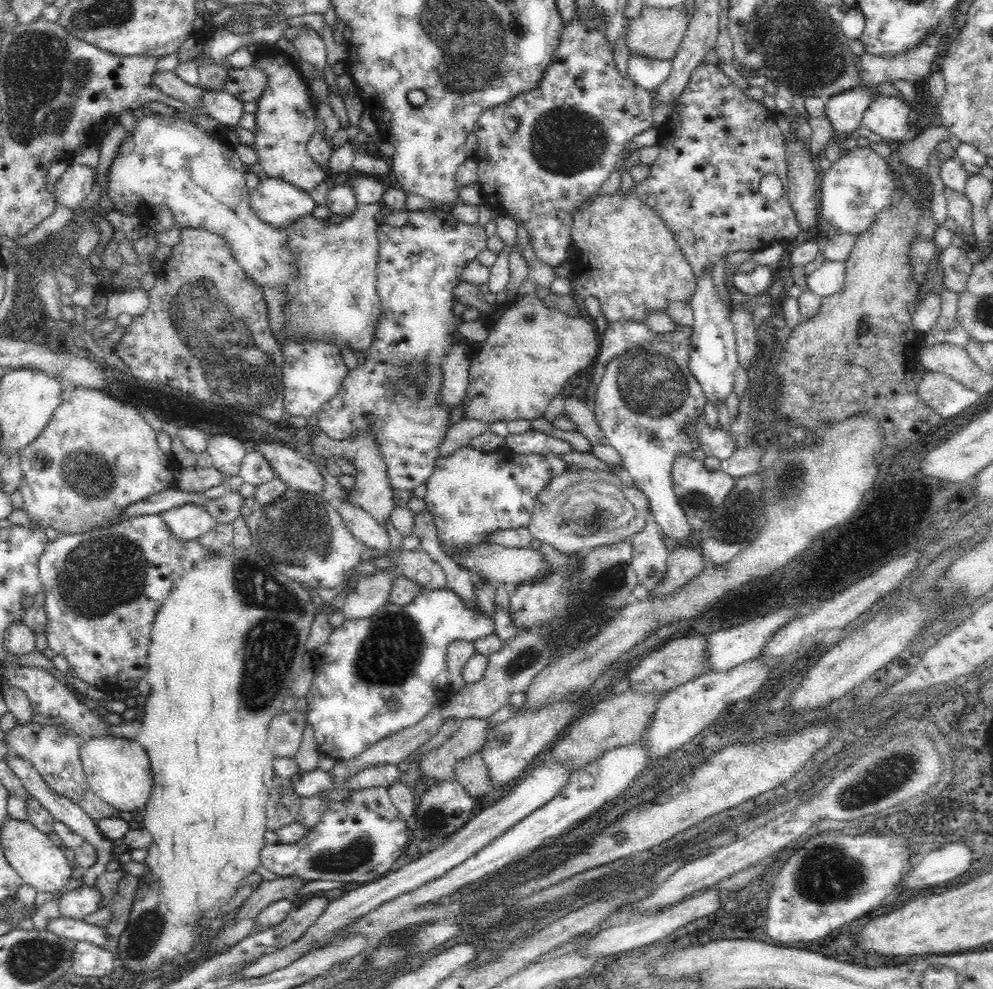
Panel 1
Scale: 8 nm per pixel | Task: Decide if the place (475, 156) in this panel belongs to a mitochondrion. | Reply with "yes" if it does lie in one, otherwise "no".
no

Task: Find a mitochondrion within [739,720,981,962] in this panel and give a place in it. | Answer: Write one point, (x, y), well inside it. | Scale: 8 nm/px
(826, 874)

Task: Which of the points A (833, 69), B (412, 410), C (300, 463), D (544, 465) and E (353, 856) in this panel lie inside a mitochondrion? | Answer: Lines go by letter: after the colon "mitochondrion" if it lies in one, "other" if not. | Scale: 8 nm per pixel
A: mitochondrion
B: mitochondrion
C: other
D: other
E: mitochondrion

